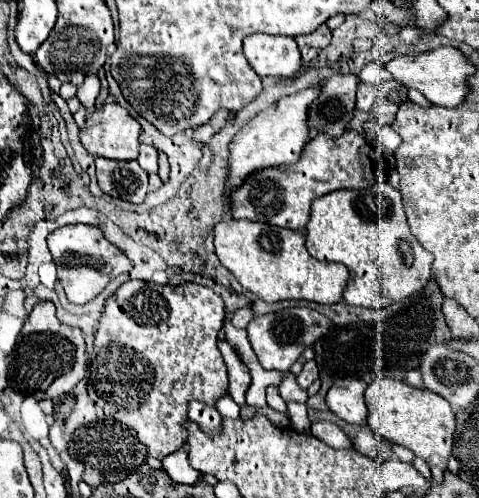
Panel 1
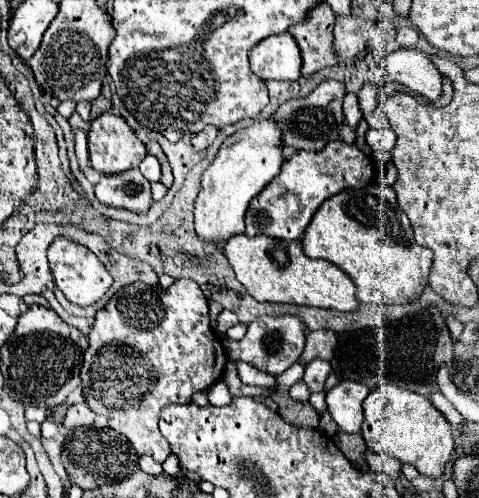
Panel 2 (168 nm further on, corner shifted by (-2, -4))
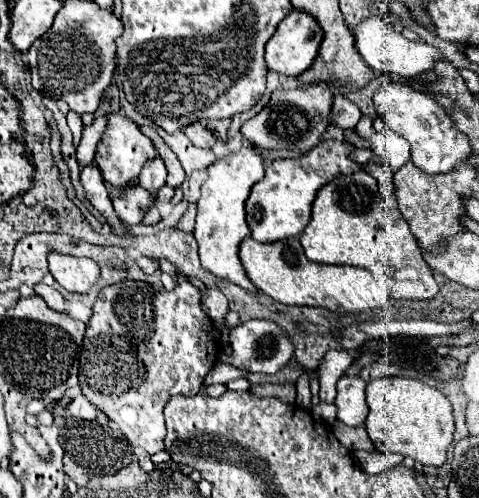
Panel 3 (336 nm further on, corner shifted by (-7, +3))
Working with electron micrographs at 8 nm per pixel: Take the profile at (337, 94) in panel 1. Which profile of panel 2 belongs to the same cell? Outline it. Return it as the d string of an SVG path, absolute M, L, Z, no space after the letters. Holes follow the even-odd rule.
M339 80L321 82L309 96L287 100L273 114L279 128L283 128L285 146L293 146L297 150L321 150L327 142L339 138L339 130L345 124L343 116L343 96L347 94L345 84Z

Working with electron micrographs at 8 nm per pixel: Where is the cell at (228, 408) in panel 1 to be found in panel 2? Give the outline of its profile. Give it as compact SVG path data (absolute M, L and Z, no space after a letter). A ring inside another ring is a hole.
M223 380L215 382L215 384L209 388L207 398L209 398L209 404L213 404L213 406L227 406L227 404L233 400L231 394L229 394L229 386L227 386Z

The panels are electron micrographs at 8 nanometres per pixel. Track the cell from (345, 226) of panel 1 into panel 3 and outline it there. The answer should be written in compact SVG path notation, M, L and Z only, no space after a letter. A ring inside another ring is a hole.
M356 171L352 175L336 175L332 181L320 187L312 203L312 217L300 235L300 243L310 261L326 263L326 265L356 265L370 269L374 275L384 273L392 289L392 299L430 301L438 293L438 283L434 279L434 273L424 263L420 245L410 233L406 219L398 211L396 199L380 197L380 191L376 189L376 181L366 171Z

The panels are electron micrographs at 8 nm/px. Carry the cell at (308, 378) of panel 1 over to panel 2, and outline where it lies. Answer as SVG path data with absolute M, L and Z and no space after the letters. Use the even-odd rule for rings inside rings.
M311 360L305 366L303 380L305 380L305 384L307 384L307 388L311 392L321 392L323 386L325 386L325 380L329 376L329 372L331 372L329 362L325 362L325 360Z

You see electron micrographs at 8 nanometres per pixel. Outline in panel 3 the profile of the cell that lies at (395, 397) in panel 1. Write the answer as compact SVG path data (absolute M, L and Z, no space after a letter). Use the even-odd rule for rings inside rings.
M382 377L366 385L366 403L370 409L366 431L378 451L408 455L422 465L444 465L454 435L454 417L450 401L438 389L418 379Z

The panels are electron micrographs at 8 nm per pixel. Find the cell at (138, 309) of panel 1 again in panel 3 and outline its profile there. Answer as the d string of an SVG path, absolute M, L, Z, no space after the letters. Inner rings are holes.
M182 275L178 281L180 285L172 291L154 289L142 281L122 281L104 287L94 303L80 349L80 387L84 397L118 423L132 445L142 447L150 455L164 449L164 405L172 395L196 395L222 349L208 333L208 315L200 307L200 291Z

